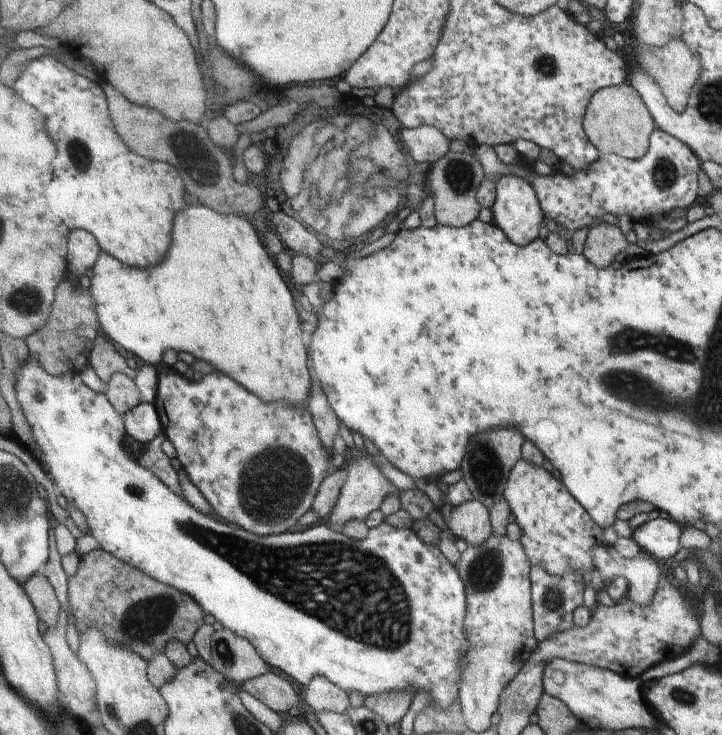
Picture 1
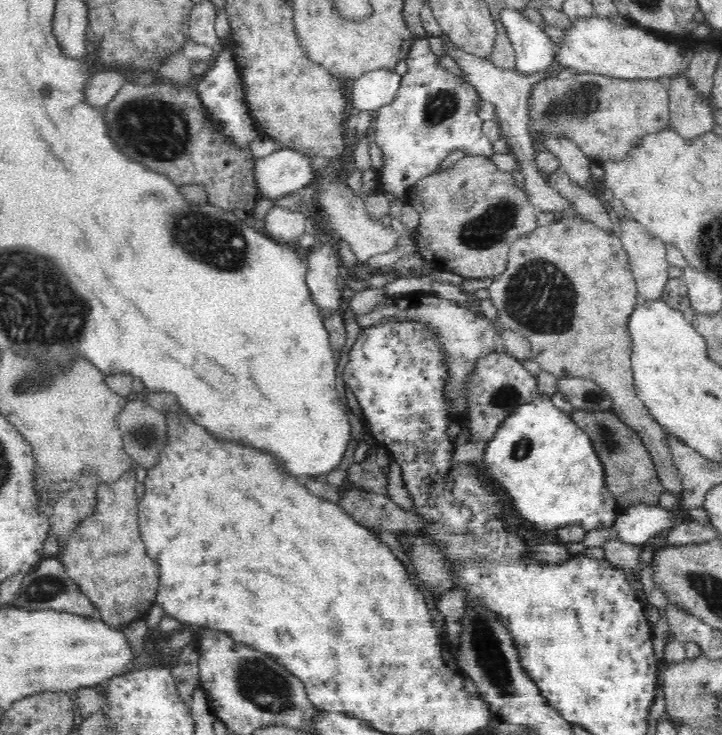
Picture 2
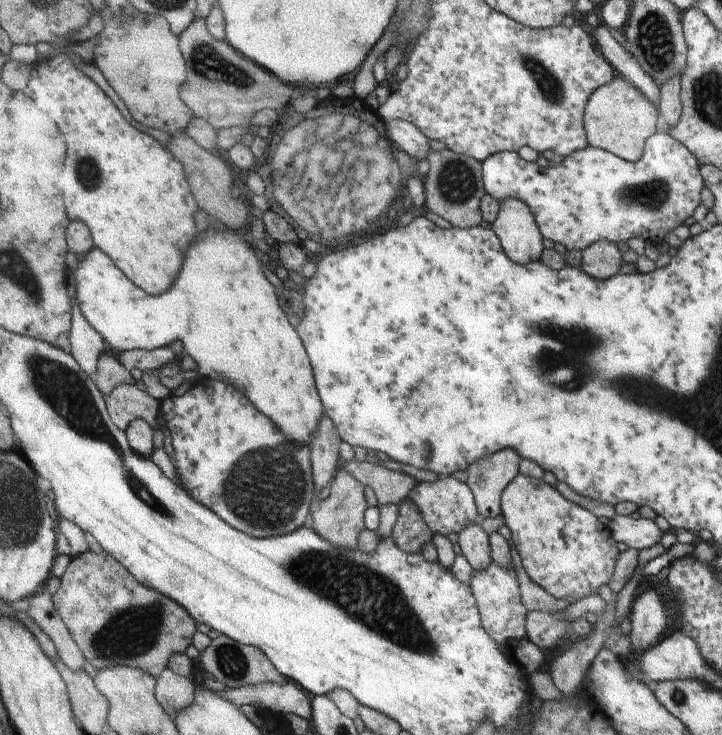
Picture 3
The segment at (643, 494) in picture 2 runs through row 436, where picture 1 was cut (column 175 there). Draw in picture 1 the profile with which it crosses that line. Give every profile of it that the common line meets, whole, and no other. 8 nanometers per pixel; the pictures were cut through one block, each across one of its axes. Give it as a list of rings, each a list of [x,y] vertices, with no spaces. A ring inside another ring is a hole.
[[[101,548],[92,550],[80,558],[76,573],[68,579],[68,597],[70,613],[74,617],[74,626],[79,635],[85,633],[88,628],[99,629],[113,645],[131,649],[147,662],[155,655],[165,654],[166,646],[172,640],[188,645],[205,622],[204,608],[201,608],[192,596],[171,585],[163,584]]]

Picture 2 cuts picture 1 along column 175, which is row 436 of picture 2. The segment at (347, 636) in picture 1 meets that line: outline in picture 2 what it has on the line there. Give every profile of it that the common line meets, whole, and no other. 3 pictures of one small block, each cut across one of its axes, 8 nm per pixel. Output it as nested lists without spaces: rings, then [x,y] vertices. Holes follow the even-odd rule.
[[[538,394],[531,403],[525,404],[516,408],[512,414],[508,415],[508,418],[501,422],[500,426],[496,428],[496,432],[492,436],[492,440],[486,442],[487,446],[484,454],[482,454],[481,461],[481,478],[483,478],[485,484],[488,484],[493,488],[500,488],[506,496],[508,496],[508,506],[510,510],[516,512],[518,518],[534,524],[534,528],[546,532],[546,530],[556,530],[558,528],[565,527],[566,525],[580,525],[584,532],[596,529],[607,529],[612,528],[614,521],[618,514],[616,514],[616,505],[613,504],[612,496],[609,496],[608,492],[604,490],[604,469],[598,459],[598,454],[593,450],[592,441],[590,437],[584,433],[578,425],[574,422],[571,413],[567,414],[556,407],[550,397],[545,394]]]

